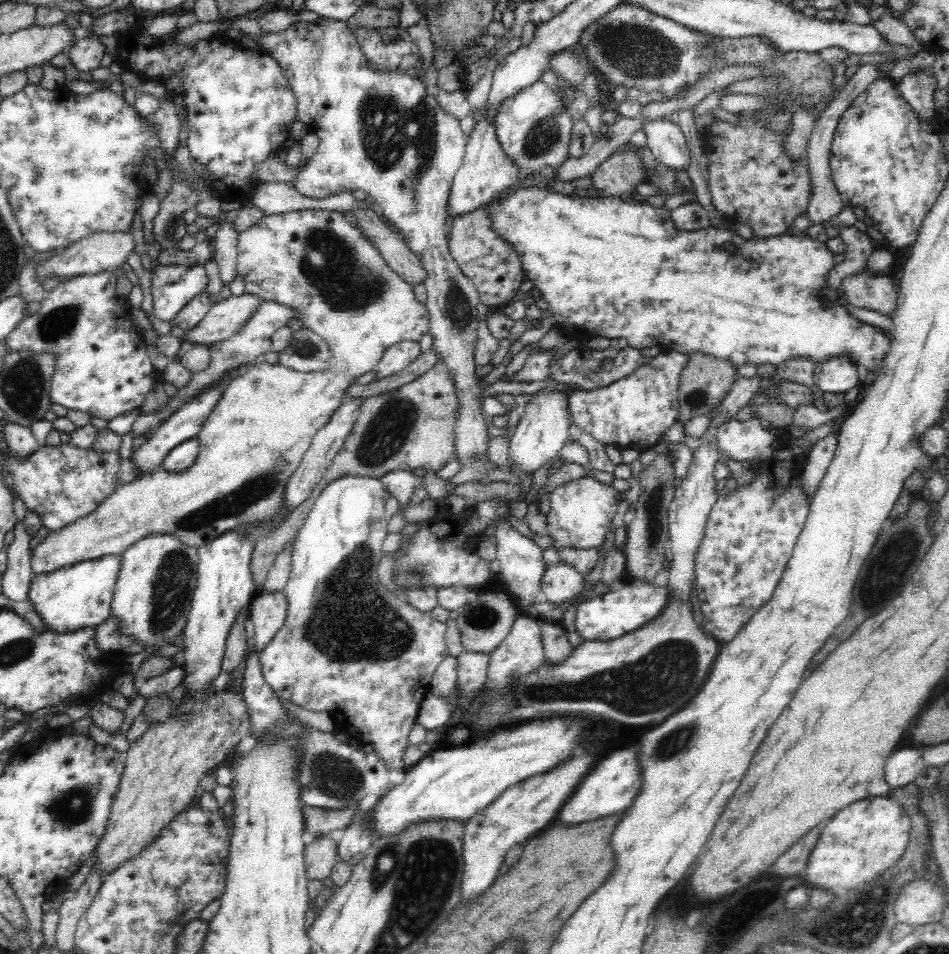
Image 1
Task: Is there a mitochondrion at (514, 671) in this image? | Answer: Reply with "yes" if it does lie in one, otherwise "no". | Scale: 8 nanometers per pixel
yes

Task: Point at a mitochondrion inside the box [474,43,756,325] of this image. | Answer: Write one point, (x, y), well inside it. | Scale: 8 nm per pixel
(544, 134)

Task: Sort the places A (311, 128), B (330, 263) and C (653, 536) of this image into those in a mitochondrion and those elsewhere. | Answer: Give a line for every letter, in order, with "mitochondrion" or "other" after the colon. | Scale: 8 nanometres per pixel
A: other
B: mitochondrion
C: mitochondrion

